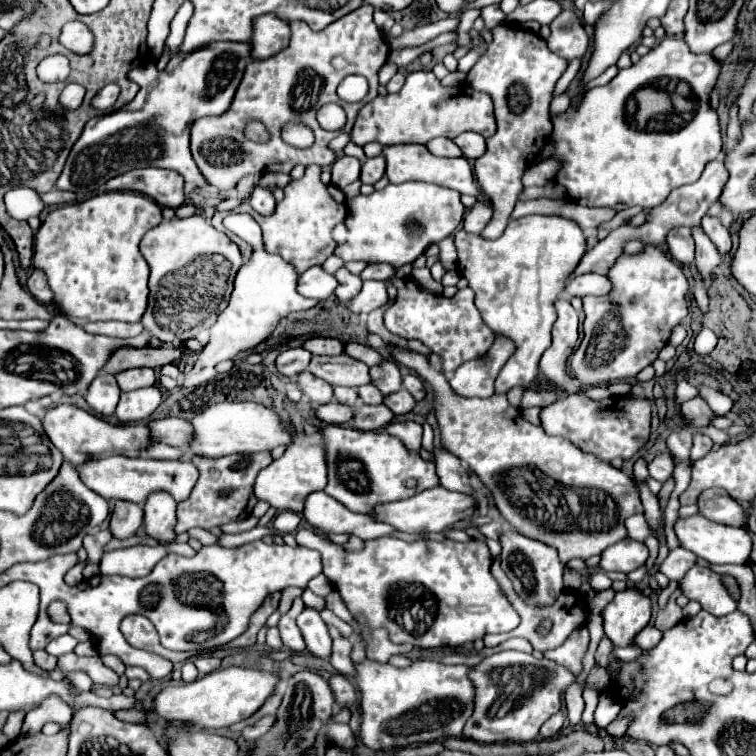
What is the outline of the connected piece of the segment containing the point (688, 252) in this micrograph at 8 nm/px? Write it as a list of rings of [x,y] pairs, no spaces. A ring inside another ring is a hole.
[[[675,226],[667,234],[667,248],[669,248],[673,260],[683,262],[683,264],[691,264],[693,262],[693,252],[695,252],[691,230],[685,228],[685,226]]]

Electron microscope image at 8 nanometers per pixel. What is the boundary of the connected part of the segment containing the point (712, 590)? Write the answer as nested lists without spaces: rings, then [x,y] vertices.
[[[693,566],[679,582],[679,588],[689,600],[697,600],[713,616],[725,616],[737,610],[737,600],[723,584],[723,576],[709,568]]]

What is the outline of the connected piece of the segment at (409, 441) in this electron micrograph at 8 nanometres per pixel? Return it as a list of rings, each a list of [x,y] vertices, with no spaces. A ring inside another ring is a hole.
[[[391,422],[385,426],[385,432],[401,438],[401,442],[405,442],[405,446],[409,446],[409,450],[419,452],[421,434],[423,434],[421,424],[417,424],[417,422]]]

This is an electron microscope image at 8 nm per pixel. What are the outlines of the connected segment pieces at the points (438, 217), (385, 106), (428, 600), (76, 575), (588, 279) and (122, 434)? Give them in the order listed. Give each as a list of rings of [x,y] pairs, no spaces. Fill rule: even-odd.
[[[403,182],[389,184],[383,190],[375,190],[371,196],[355,196],[349,200],[351,218],[345,220],[349,238],[337,246],[335,254],[343,260],[365,260],[365,262],[389,262],[403,266],[415,262],[433,242],[451,236],[465,214],[461,194],[457,190],[429,184],[429,182]]]
[[[417,70],[407,76],[403,88],[397,94],[377,96],[371,102],[367,102],[357,112],[355,126],[349,138],[357,146],[365,146],[369,142],[391,146],[391,144],[403,144],[403,142],[425,144],[439,136],[453,140],[463,132],[477,132],[483,138],[489,138],[491,134],[495,134],[493,102],[489,94],[473,90],[467,82],[447,88],[435,78],[431,70]]]
[[[299,528],[295,532],[297,544],[313,548],[323,556],[323,574],[329,578],[333,588],[341,594],[341,600],[347,604],[349,612],[359,618],[365,616],[365,622],[371,630],[385,628],[389,640],[395,644],[409,642],[419,648],[439,648],[439,646],[461,646],[473,640],[483,638],[485,634],[511,632],[519,624],[519,614],[509,604],[507,596],[501,592],[501,586],[491,574],[491,552],[483,540],[469,542],[405,542],[399,538],[375,538],[365,540],[363,550],[349,552],[341,544],[321,538],[309,528]]]
[[[78,563],[72,569],[70,569],[64,577],[65,582],[70,585],[74,586],[79,584],[84,580],[83,577],[83,569],[85,567],[85,563]]]
[[[581,274],[567,284],[565,292],[569,296],[579,296],[579,298],[589,296],[589,294],[603,296],[609,292],[609,280],[607,276],[599,276],[599,274]]]
[[[61,404],[61,406],[47,410],[45,416],[41,418],[41,422],[43,422],[43,430],[49,436],[49,440],[53,442],[53,446],[63,454],[63,458],[67,462],[71,462],[75,466],[85,462],[85,458],[99,458],[99,456],[107,456],[107,454],[139,456],[139,450],[149,440],[149,432],[145,430],[143,422],[135,422],[135,424],[129,422],[129,424],[115,426],[73,404]]]

